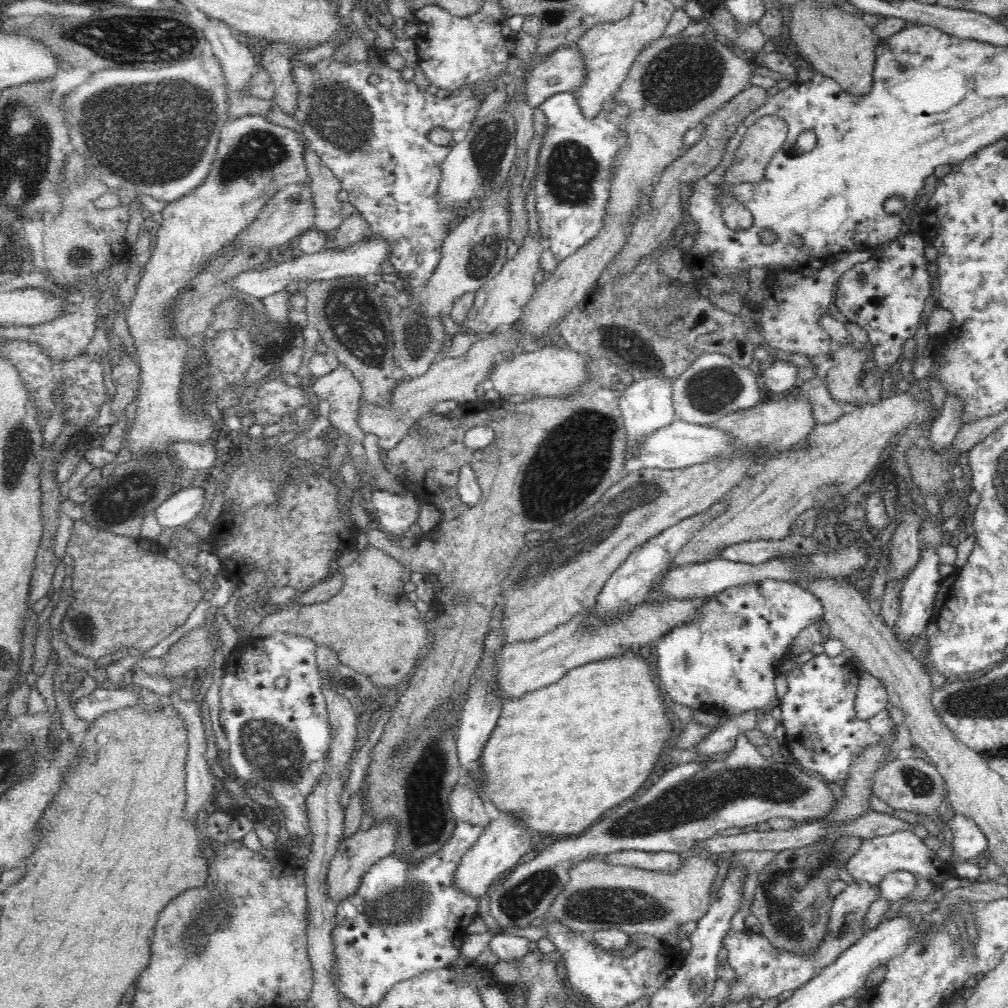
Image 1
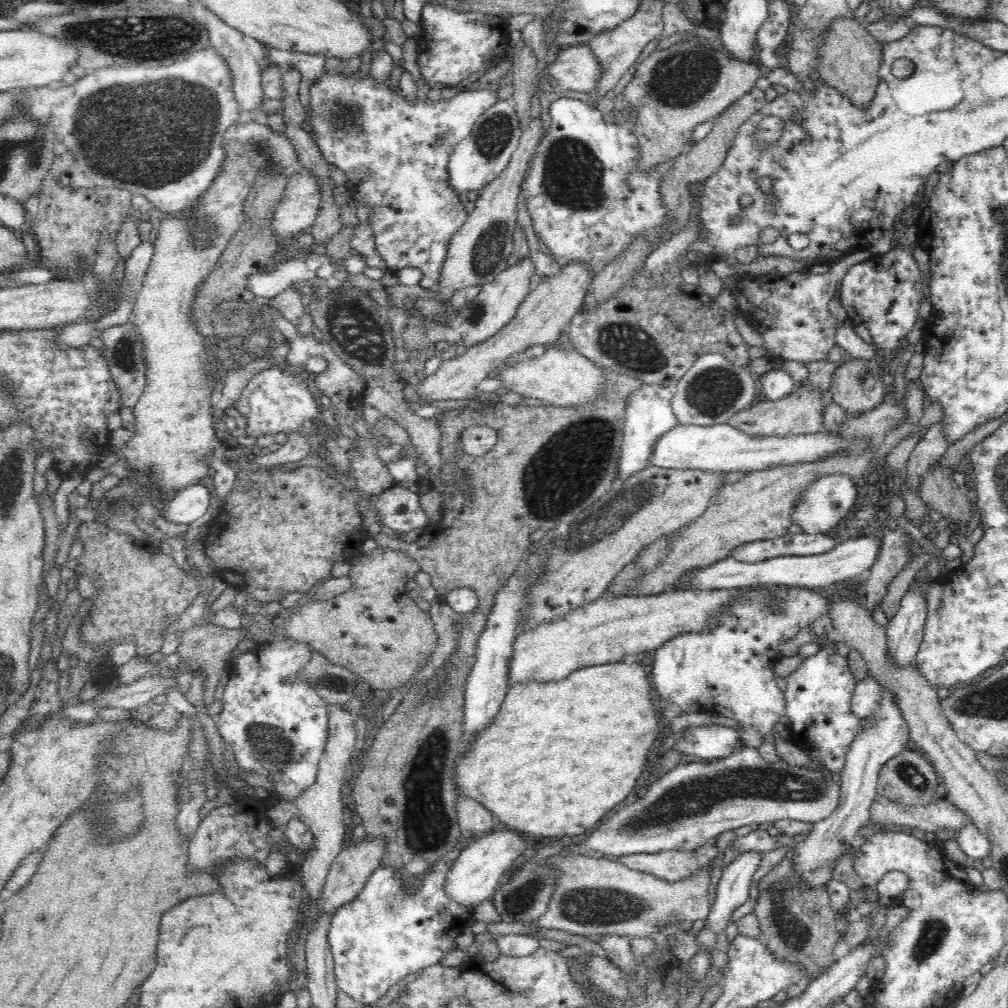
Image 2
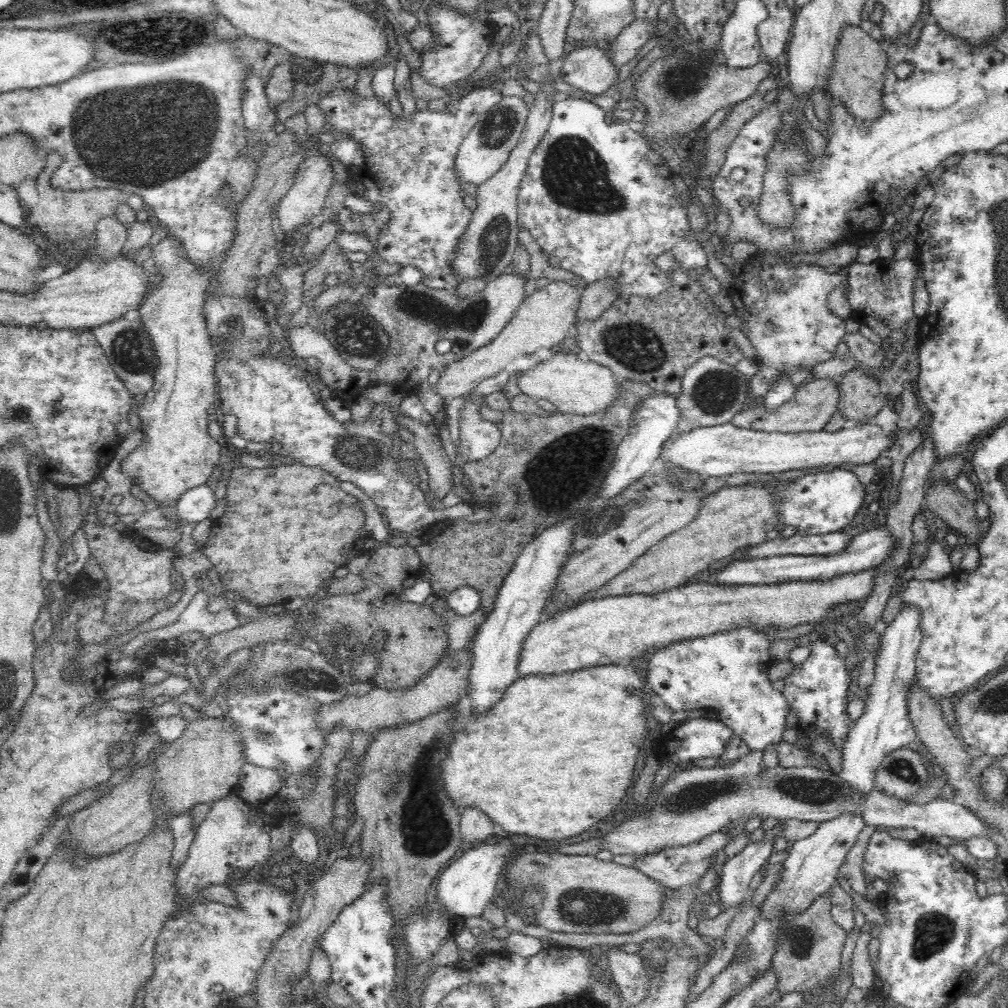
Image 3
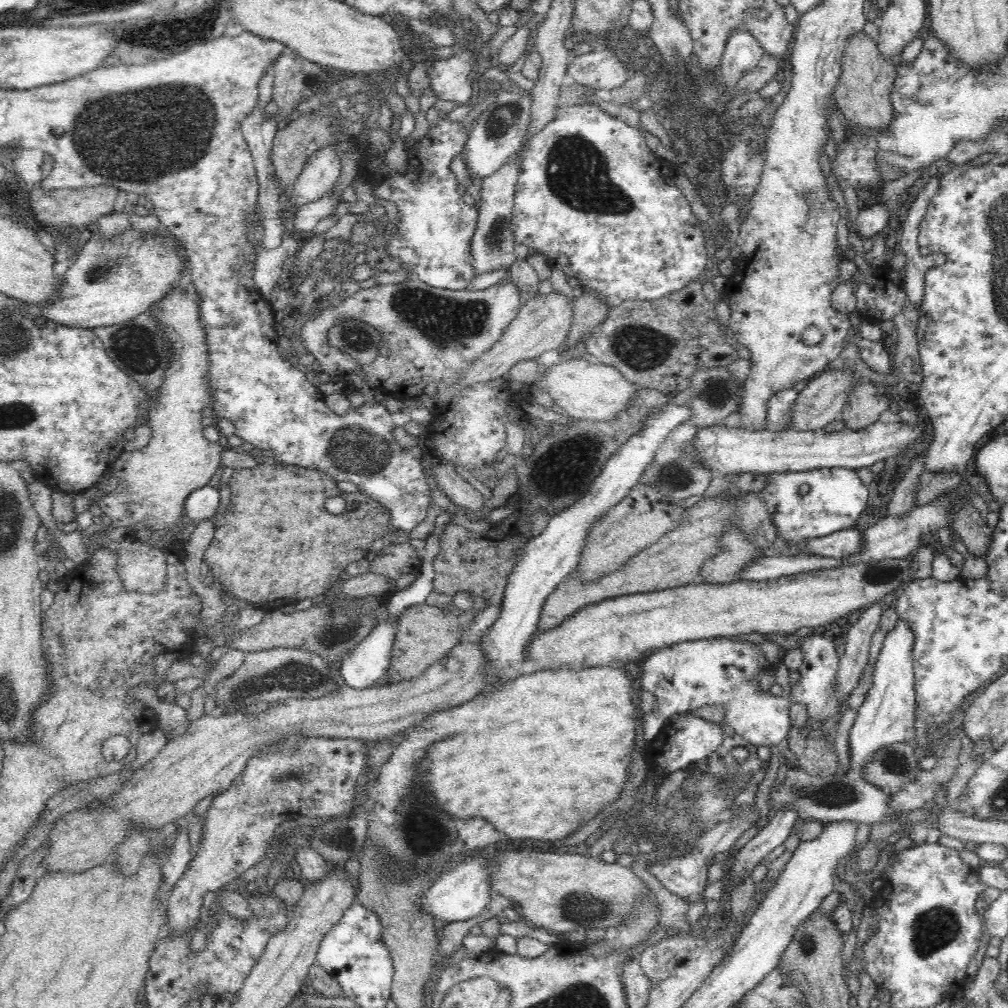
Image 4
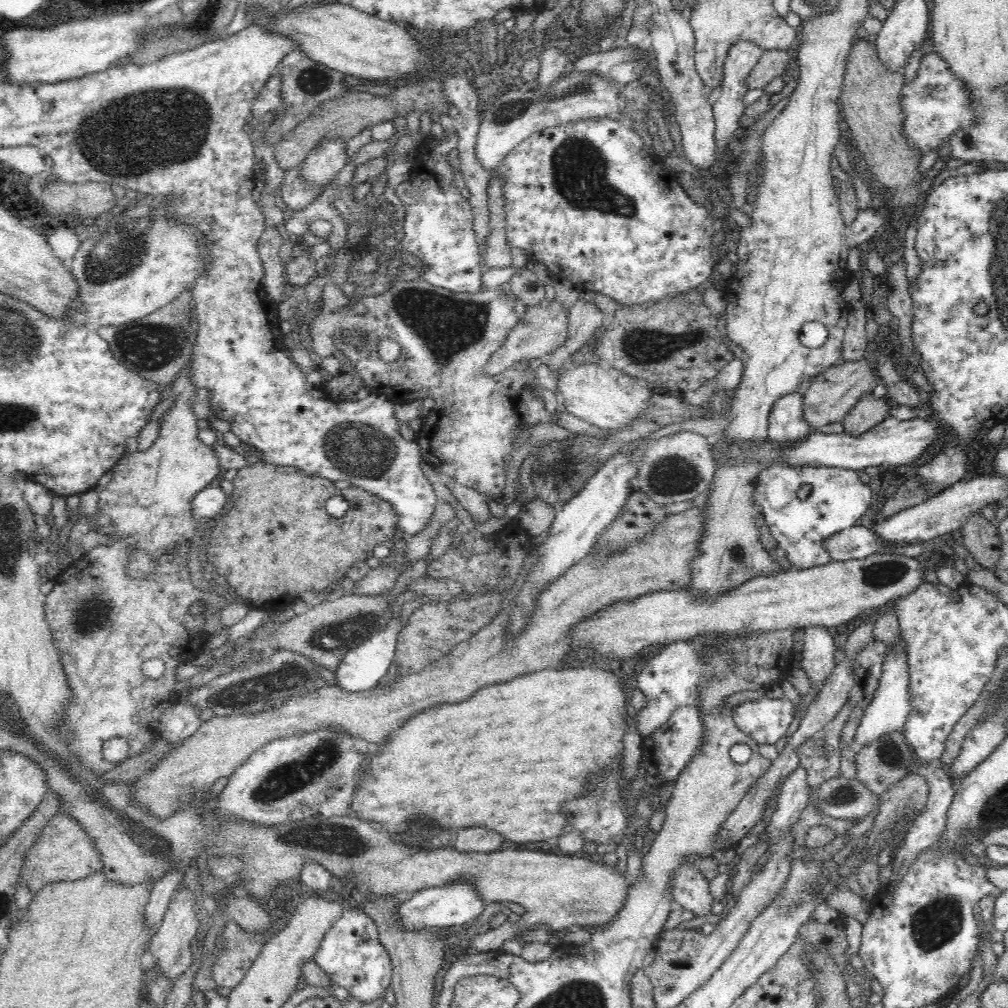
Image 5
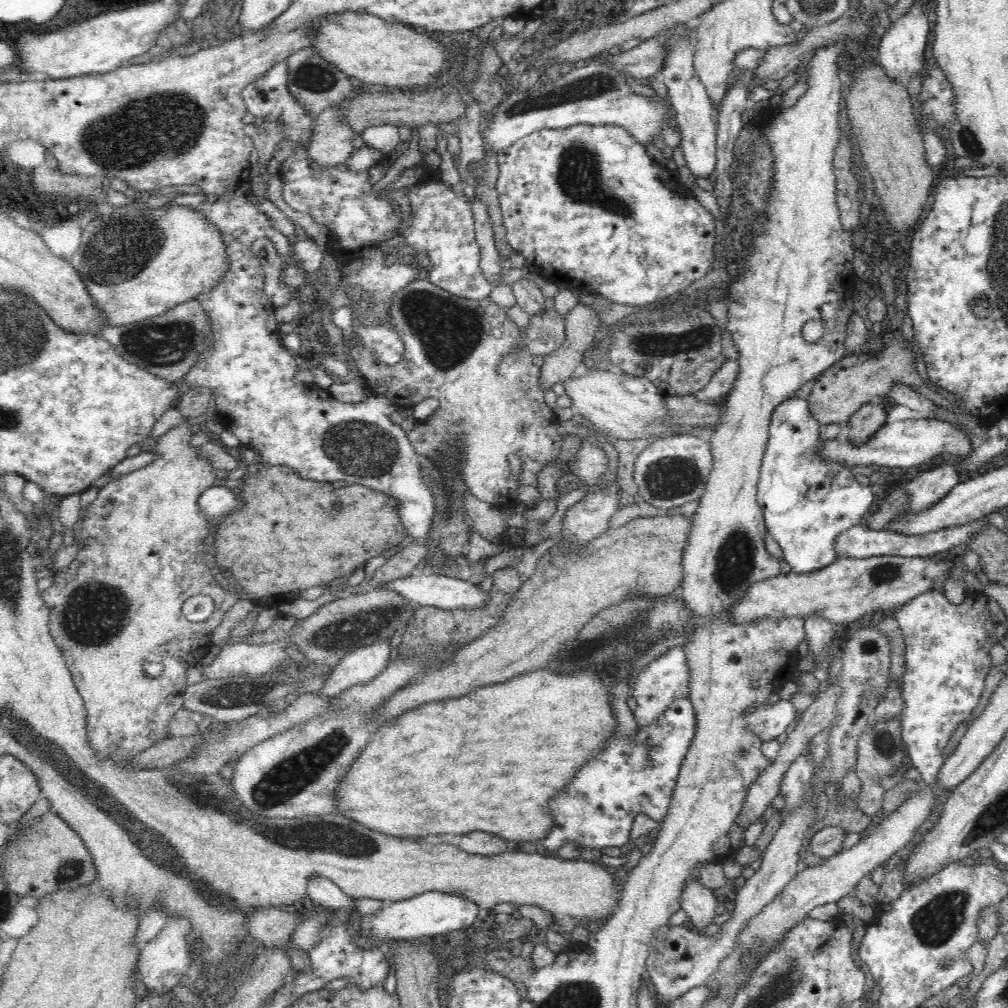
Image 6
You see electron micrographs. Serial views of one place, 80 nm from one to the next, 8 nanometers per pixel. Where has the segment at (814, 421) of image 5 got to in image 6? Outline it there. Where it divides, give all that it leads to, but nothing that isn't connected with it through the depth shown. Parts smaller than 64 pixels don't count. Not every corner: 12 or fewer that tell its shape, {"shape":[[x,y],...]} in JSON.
{"shape":[[901,334],[870,358],[847,354],[815,380],[807,399],[820,424],[848,421],[896,383],[956,414],[977,442],[976,424],[914,371]]}

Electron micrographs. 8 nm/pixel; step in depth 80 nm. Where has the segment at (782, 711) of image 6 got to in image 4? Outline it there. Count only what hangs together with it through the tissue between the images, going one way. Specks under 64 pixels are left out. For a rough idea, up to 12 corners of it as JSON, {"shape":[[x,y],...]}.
{"shape":[[736,637],[655,650],[644,740],[668,718],[726,707],[726,724],[775,749],[792,704],[760,692],[762,644]]}

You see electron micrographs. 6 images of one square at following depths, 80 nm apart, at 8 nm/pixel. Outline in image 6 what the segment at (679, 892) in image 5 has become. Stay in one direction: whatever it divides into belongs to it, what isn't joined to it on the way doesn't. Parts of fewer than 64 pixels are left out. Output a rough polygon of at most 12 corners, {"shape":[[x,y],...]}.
{"shape":[[688,879],[681,908],[705,934],[716,916],[712,889]]}

